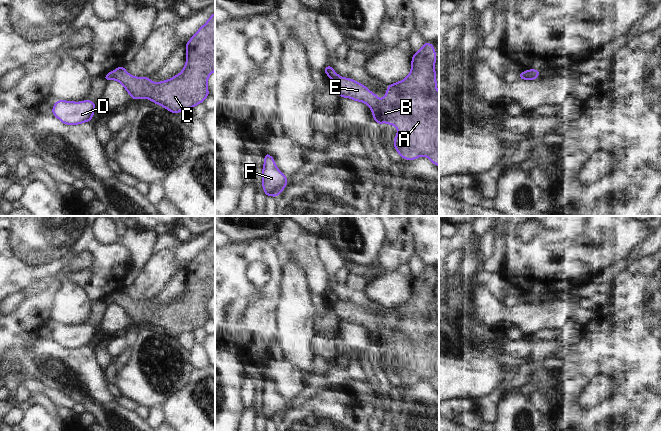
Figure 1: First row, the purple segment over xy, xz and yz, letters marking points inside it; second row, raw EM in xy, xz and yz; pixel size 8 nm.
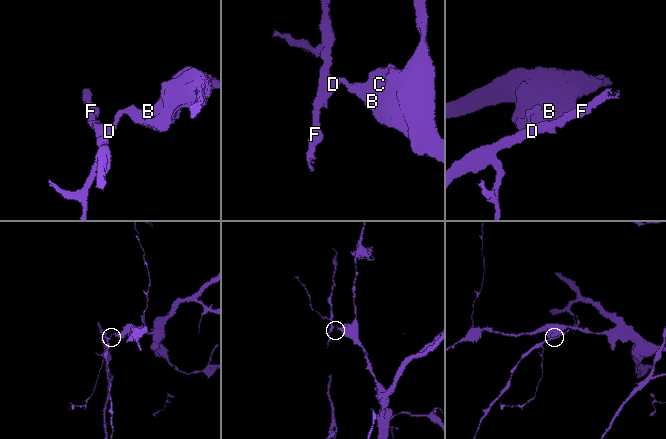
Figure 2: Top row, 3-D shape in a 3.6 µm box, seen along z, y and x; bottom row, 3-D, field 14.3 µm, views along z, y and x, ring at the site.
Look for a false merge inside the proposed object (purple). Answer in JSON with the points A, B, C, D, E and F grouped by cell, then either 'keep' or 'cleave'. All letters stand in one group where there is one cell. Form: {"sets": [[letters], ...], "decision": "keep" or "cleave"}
{"sets": [["A", "B", "C", "E"], ["D", "F"]], "decision": "cleave"}

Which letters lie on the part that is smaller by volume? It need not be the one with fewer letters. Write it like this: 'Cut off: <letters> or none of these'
Cut off: D, F

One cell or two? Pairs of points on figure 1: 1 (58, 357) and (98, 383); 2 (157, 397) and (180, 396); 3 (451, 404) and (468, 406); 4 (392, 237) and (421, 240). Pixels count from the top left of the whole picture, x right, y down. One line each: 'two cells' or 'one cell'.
1: one cell
2: two cells
3: one cell
4: two cells

